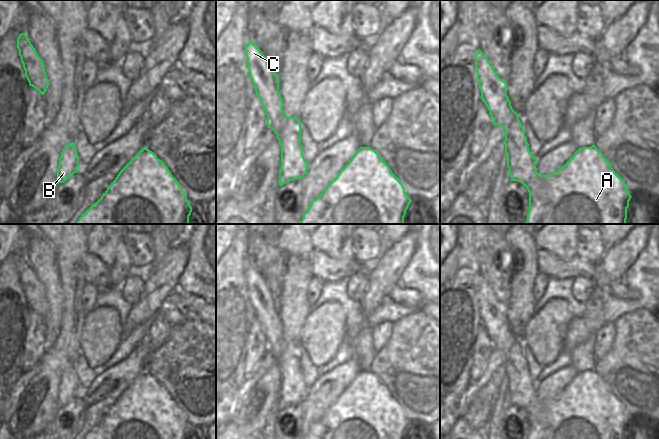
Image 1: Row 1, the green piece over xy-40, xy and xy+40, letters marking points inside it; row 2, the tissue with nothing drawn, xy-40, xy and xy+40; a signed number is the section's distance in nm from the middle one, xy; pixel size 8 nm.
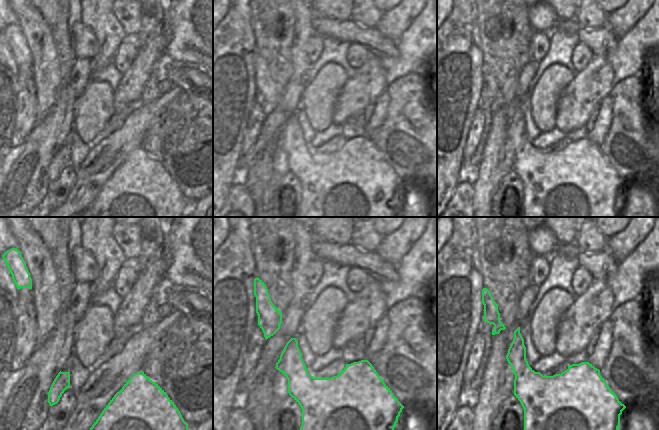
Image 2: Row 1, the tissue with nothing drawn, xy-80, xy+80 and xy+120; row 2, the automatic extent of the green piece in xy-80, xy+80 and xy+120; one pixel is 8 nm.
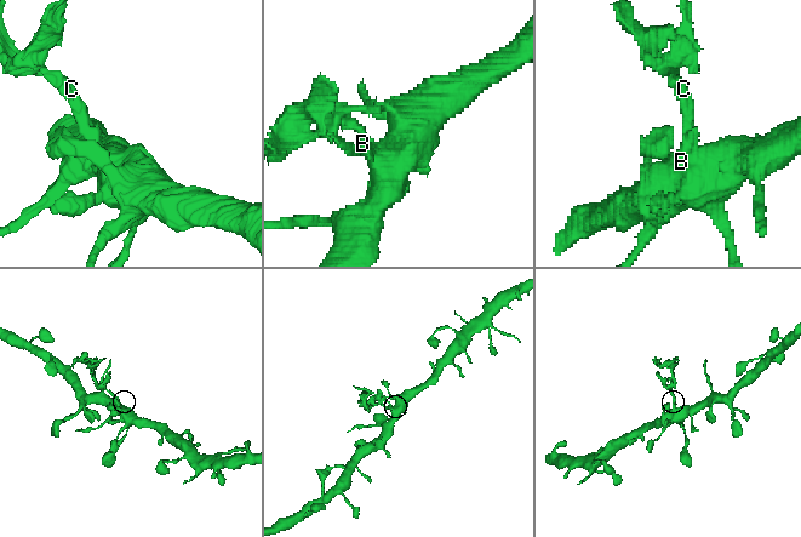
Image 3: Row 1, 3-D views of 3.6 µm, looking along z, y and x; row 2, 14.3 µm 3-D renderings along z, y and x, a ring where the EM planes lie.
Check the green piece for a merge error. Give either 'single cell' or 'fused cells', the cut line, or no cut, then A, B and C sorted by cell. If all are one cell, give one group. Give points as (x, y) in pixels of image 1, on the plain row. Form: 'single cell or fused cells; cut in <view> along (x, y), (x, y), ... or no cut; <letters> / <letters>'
fused cells; cut in xy along (297, 342), (291, 342), (277, 359); A B / C

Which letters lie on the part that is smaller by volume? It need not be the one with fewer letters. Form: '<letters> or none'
C

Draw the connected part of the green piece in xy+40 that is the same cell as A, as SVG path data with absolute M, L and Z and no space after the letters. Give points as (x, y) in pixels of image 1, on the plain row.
M517 342L505 353L505 377L511 405L522 407L529 416L529 436L527 439L627 439L631 419L623 403L613 394L609 385L595 370L579 372L575 378L552 399L540 399L535 390L537 381L530 374L525 354Z

